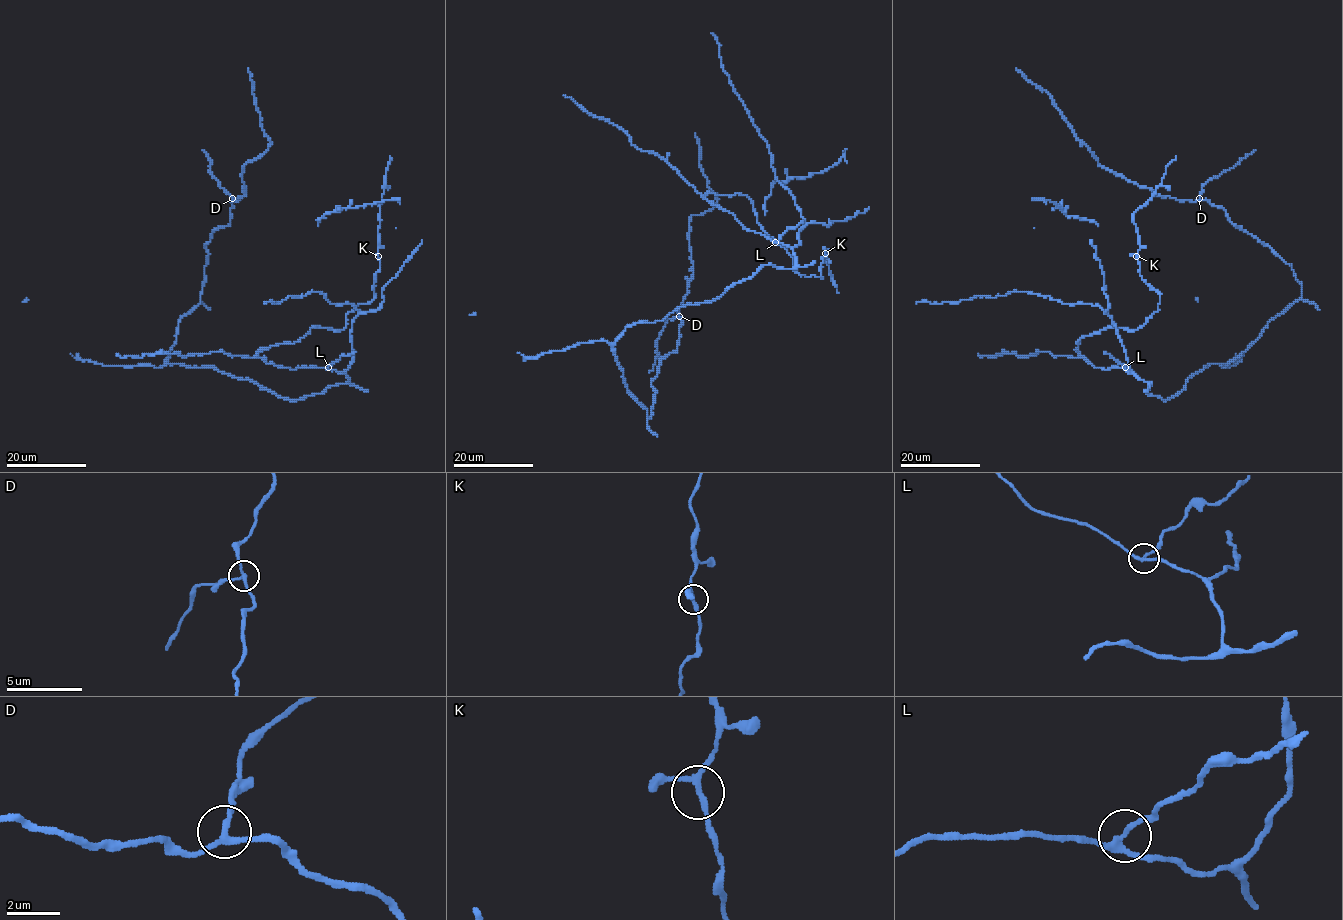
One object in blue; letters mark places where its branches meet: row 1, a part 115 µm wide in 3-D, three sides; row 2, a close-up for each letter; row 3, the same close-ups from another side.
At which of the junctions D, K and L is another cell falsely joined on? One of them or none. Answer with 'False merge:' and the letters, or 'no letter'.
False merge: L

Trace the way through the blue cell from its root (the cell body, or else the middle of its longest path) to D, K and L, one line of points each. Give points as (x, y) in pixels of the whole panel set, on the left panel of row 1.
D: (238, 378), (212, 367), (166, 362), (180, 320), (200, 302), (205, 245), (215, 229), (230, 222), (232, 198)
K: (238, 378), (289, 400), (346, 384), (343, 372), (256, 353), (312, 327), (342, 329), (374, 298), (378, 256)
L: (238, 378), (250, 379), (281, 398), (303, 399), (322, 393), (330, 386), (348, 382), (343, 372), (328, 367)

